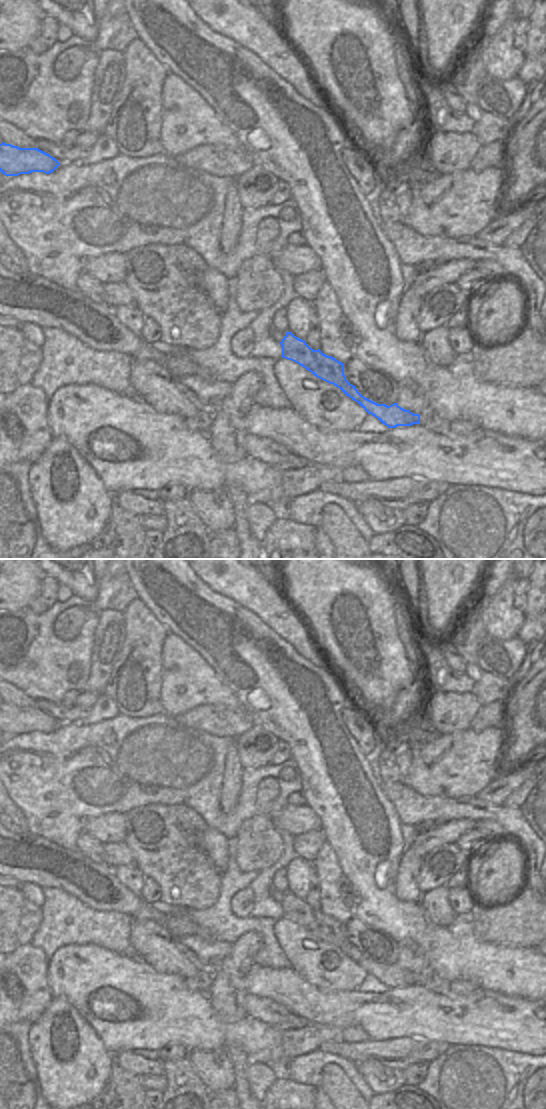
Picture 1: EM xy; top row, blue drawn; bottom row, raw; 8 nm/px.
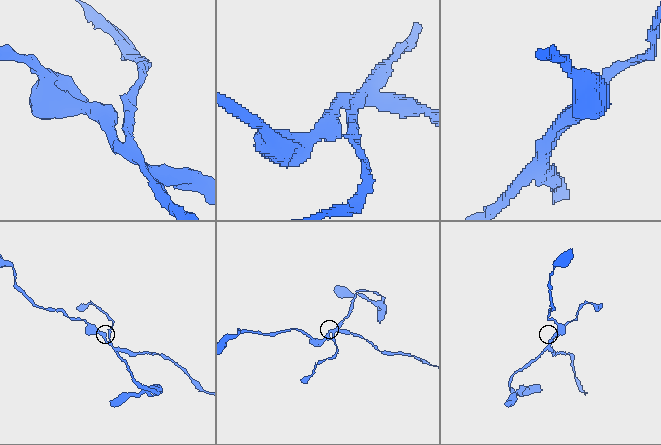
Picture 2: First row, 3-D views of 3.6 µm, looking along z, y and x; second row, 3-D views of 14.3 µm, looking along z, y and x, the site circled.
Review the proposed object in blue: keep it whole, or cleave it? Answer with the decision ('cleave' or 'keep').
cleave

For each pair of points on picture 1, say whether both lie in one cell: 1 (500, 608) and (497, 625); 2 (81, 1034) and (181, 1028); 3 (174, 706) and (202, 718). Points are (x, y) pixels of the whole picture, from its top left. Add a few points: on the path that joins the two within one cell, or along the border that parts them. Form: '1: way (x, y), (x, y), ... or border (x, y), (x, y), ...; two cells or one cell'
1: way (500, 612), (501, 621); one cell
2: border (80, 1015), (93, 1029), (104, 1048), (109, 1052); two cells
3: border (209, 703), (197, 705), (174, 716); two cells

